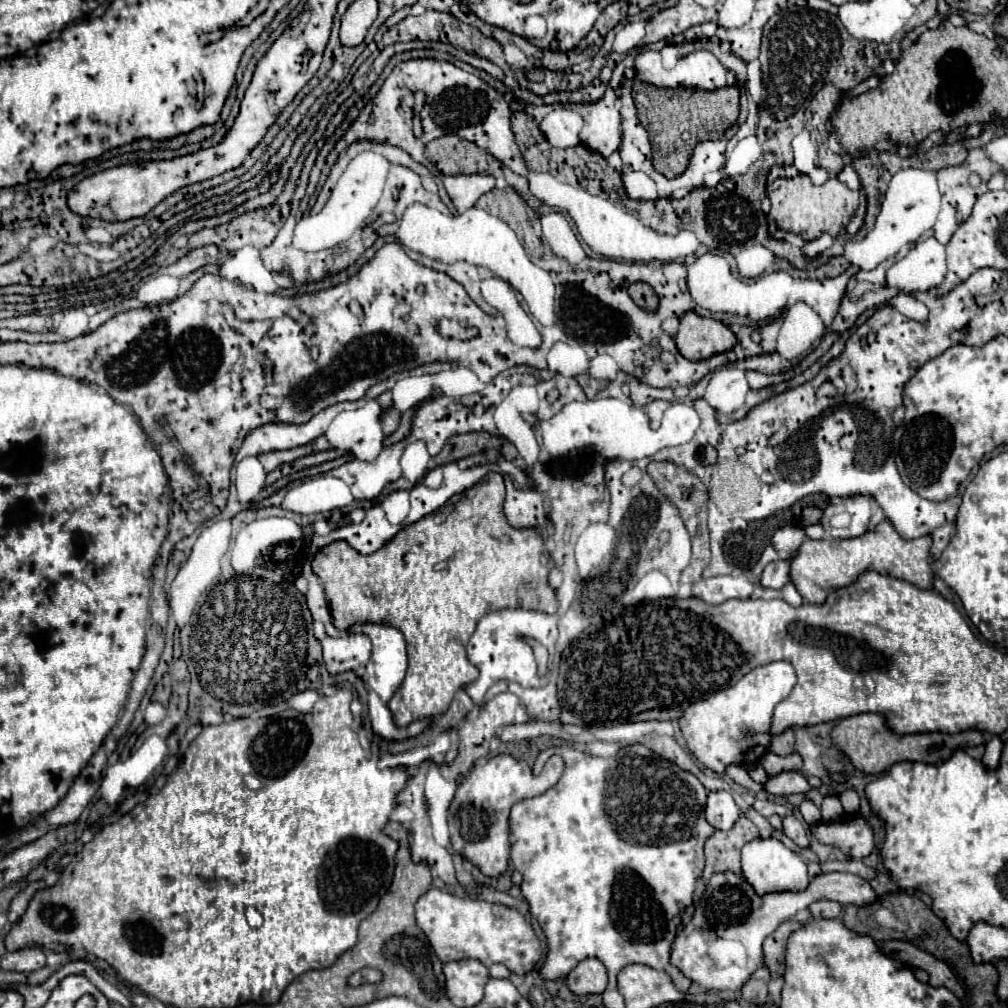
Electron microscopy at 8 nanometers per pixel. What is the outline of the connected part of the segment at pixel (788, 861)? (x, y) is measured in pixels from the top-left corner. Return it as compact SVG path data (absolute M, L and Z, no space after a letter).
M775 838L753 840L745 844L741 862L743 862L743 878L753 886L753 890L759 896L763 896L765 892L801 892L809 884L807 864Z

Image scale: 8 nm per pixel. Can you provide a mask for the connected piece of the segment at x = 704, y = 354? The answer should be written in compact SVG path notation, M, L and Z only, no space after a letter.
M687 312L681 318L675 344L681 356L685 356L687 360L707 360L709 356L733 348L737 340L723 322L717 322L713 318L701 318L695 312Z

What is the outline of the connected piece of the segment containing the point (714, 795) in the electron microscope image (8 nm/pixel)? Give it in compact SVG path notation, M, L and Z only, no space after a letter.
M721 790L721 792L709 792L705 816L707 816L707 822L715 830L729 830L729 828L733 828L733 824L741 816L741 810L735 804L733 796L729 792Z

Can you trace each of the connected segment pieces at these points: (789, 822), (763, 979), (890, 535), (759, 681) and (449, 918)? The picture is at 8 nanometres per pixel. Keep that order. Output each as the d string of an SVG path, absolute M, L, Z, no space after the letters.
M789 814L789 816L783 818L783 832L785 832L785 836L789 836L797 846L801 846L801 848L807 848L807 846L809 846L807 832L805 832L805 828L801 826L801 822L799 822L793 814Z
M765 966L757 968L753 972L753 976L745 982L745 986L741 988L741 994L743 998L749 1002L749 1004L765 1004L767 1002L767 984L769 984L771 976L769 976L769 970Z
M883 520L877 524L875 530L849 540L837 540L837 542L825 542L825 540L805 540L791 558L791 580L799 594L809 604L825 604L829 592L835 592L839 588L847 588L849 584L857 582L857 576L865 570L875 570L885 576L899 576L901 580L907 580L911 584L917 584L917 588L933 588L935 572L931 568L931 536L921 536L917 540L903 540L891 522Z
M771 662L767 666L759 666L759 668L753 668L751 672L747 672L735 686L731 688L725 688L721 692L715 692L713 696L709 696L707 700L701 700L701 702L695 702L691 704L683 716L679 718L679 726L681 726L681 732L683 732L683 738L687 740L687 748L691 750L691 754L709 770L717 772L717 774L723 774L727 766L731 764L737 764L737 766L753 766L757 764L769 744L771 744L771 720L773 720L773 708L785 700L793 686L797 684L797 674L795 674L795 668L789 664L789 662Z
M431 888L417 900L415 916L417 926L425 932L441 962L475 958L481 960L485 966L499 962L515 974L525 974L543 958L539 940L531 924L527 924L517 910L511 910L507 906L489 904L469 896L459 898Z

